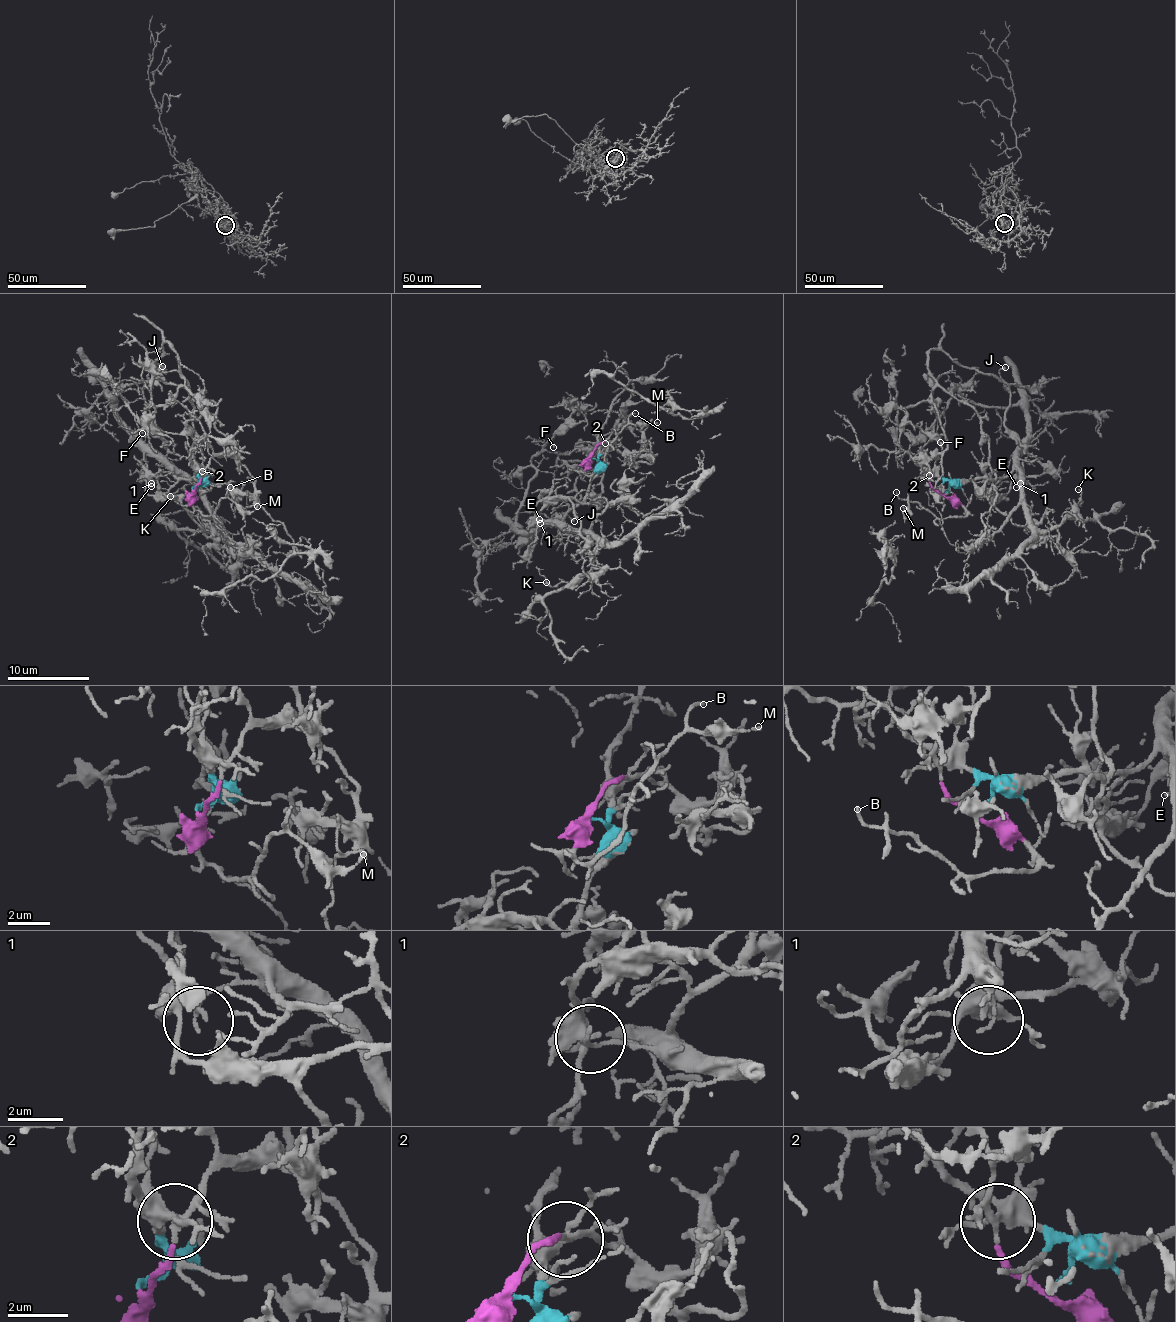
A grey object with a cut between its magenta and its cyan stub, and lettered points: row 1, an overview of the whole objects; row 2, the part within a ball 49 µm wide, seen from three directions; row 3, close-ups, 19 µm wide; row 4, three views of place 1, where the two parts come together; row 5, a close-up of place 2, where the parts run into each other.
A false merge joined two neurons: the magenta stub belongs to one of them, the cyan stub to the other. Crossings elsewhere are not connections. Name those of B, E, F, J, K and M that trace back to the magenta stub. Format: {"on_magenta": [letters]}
{"on_magenta": ["B", "J", "M"]}

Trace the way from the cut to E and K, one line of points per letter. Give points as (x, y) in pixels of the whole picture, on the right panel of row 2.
E: (944, 492), (949, 487), (961, 487), (974, 479), (1004, 479), (1019, 472), (1022, 479), (1016, 487)
K: (944, 492), (1014, 471), (1020, 474), (1023, 508), (1033, 525), (1054, 529), (1075, 509), (1078, 489)

